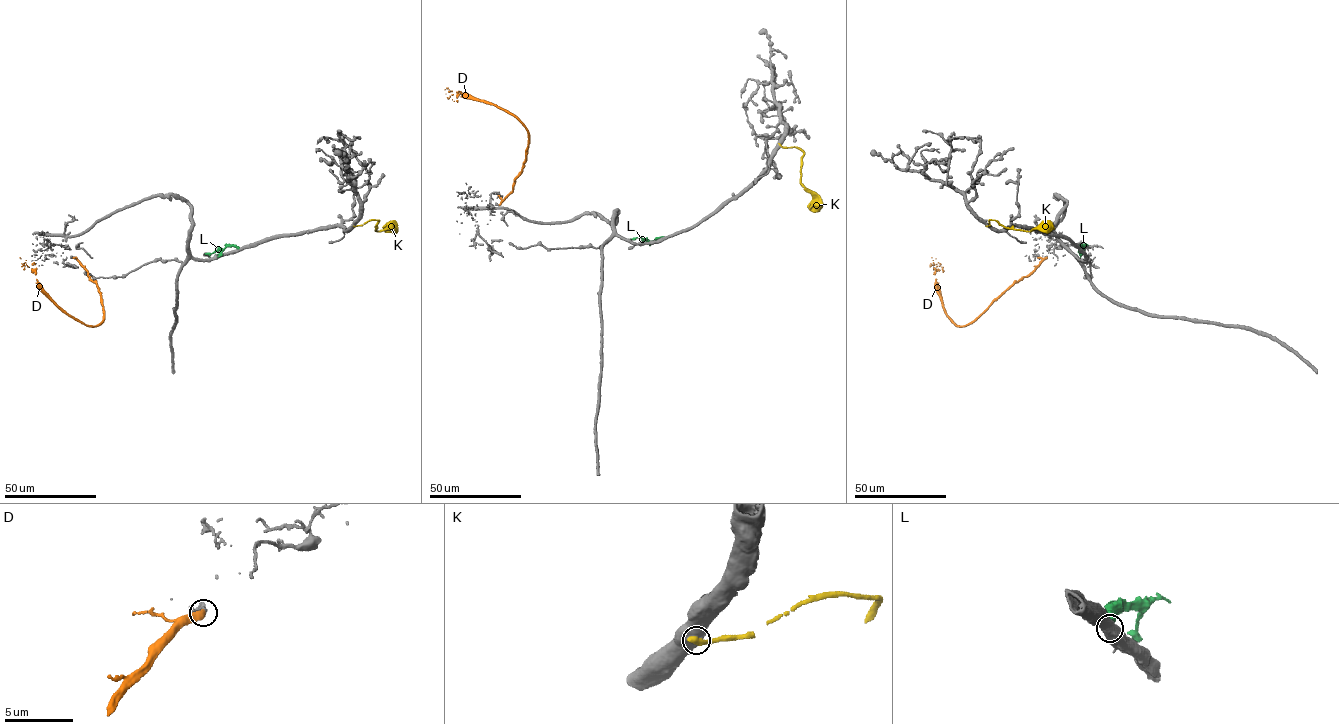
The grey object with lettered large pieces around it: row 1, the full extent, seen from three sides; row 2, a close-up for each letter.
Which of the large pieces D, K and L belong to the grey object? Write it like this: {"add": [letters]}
{"add": ["D"]}

